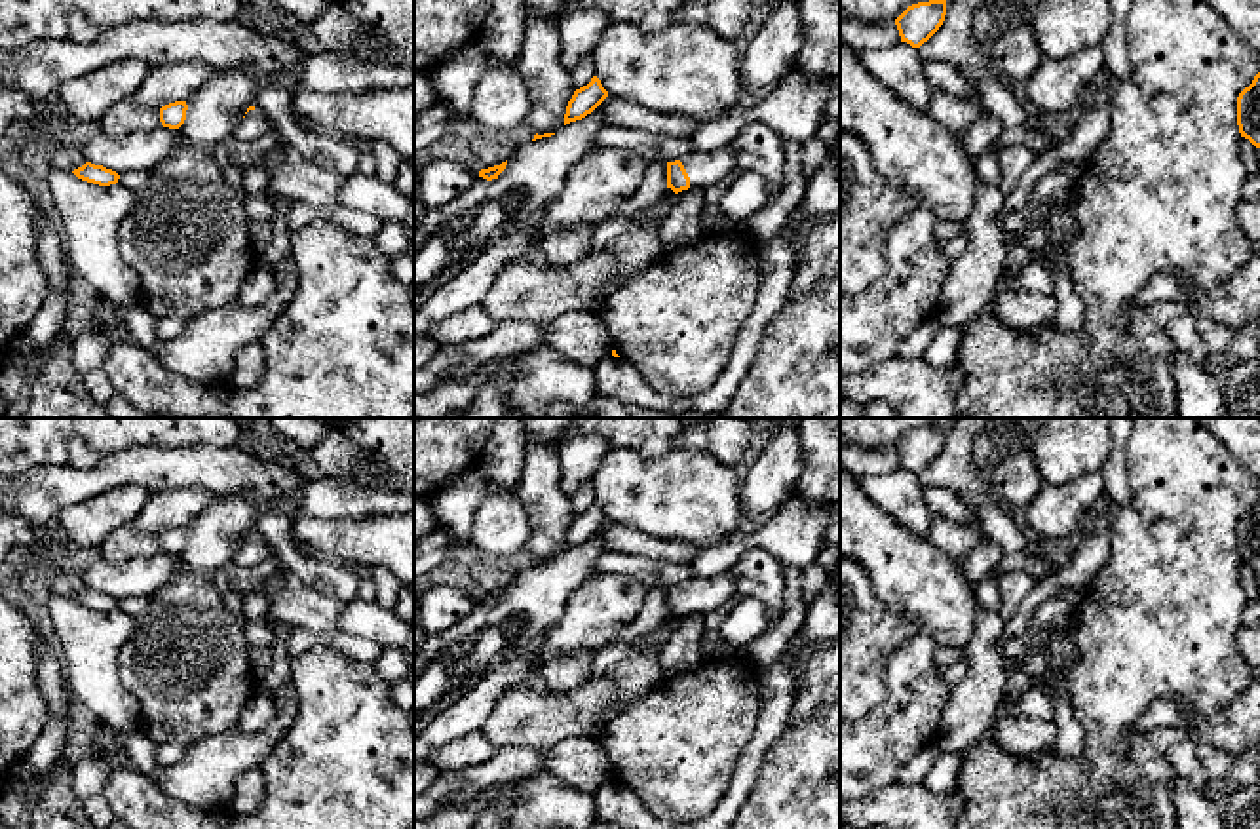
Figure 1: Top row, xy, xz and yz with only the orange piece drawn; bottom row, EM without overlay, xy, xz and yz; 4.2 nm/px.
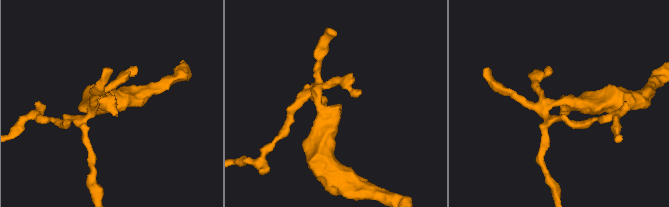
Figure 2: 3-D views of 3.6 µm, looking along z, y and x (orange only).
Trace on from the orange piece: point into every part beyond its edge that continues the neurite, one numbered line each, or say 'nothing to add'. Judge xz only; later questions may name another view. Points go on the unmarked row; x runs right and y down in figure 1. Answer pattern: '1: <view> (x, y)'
1: xz (704, 594)

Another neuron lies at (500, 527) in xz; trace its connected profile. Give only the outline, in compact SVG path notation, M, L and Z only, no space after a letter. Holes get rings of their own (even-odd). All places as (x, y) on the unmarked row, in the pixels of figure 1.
M487 483L468 540L468 553L507 559L526 548L530 523L526 510L513 492Z

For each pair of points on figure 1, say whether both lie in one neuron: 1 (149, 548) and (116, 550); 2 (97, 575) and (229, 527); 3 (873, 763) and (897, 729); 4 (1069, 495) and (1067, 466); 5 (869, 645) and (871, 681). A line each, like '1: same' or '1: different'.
1: same
2: different
3: same
4: different
5: same

